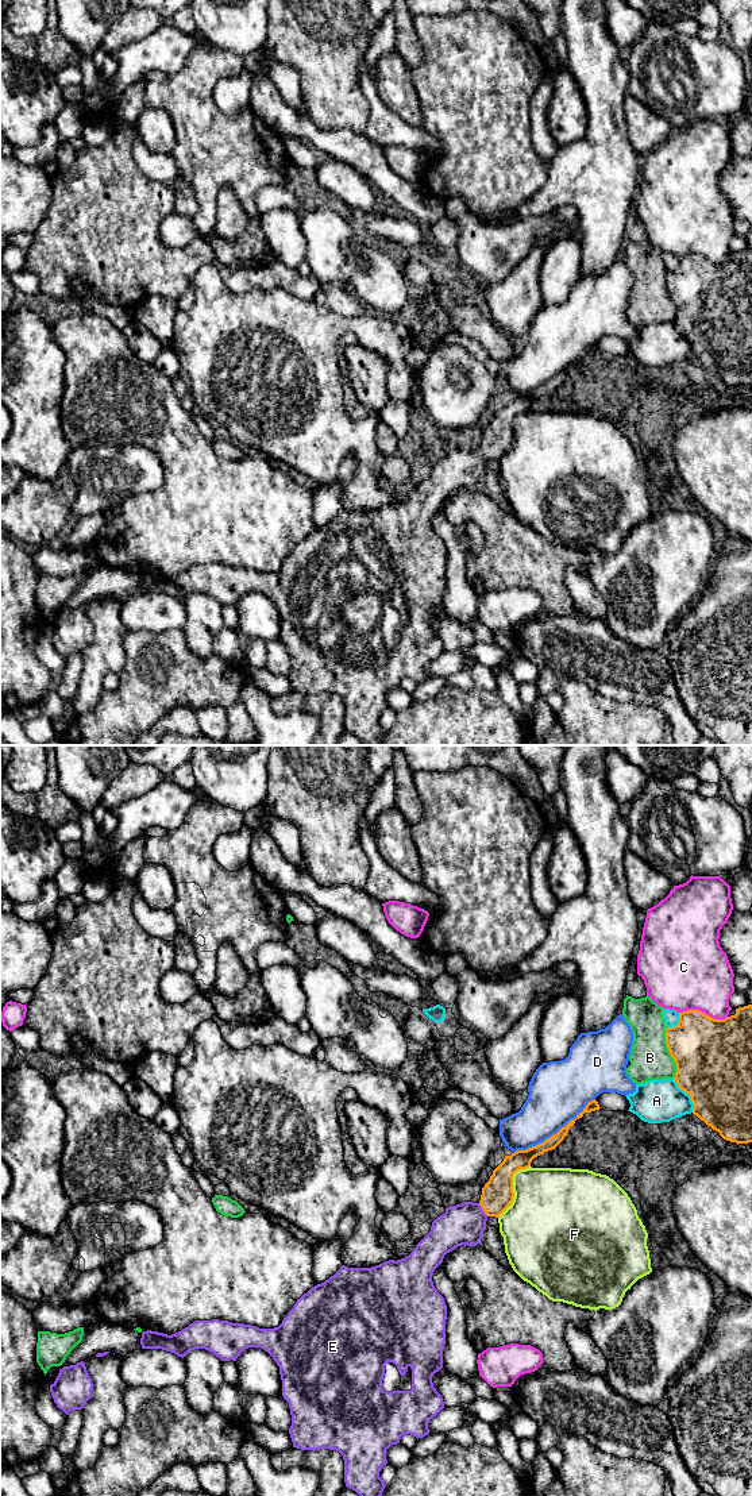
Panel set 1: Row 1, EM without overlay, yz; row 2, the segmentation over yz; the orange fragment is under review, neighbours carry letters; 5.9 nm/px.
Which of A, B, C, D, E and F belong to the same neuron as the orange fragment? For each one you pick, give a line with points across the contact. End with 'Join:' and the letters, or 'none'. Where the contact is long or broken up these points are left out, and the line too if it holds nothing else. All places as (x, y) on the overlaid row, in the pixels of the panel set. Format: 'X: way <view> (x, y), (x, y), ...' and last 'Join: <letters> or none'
E: way yz (497, 1195), (482, 1209), (463, 1223)
Join: E

